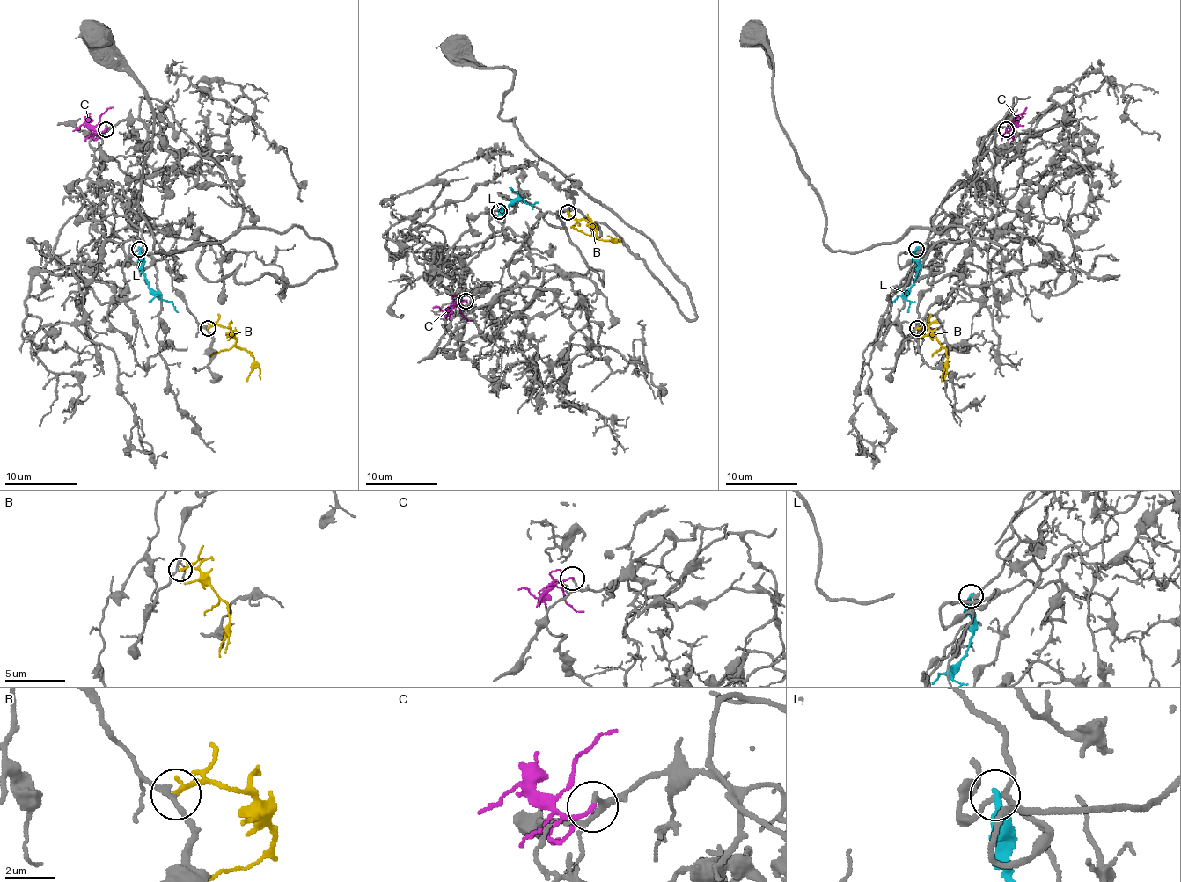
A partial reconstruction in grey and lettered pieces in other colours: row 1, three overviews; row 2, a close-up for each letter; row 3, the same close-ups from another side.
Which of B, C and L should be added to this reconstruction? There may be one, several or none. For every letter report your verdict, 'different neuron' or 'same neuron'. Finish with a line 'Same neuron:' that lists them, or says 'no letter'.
B: same neuron
C: different neuron
L: different neuron
Same neuron: B

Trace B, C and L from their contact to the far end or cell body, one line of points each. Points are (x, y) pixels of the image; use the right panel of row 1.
B: (917, 329), (922, 325), (926, 327), (946, 348), (946, 368), (941, 377), (942, 382)
C: (1006, 129), (1008, 131), (1026, 107)
L: (917, 249), (917, 274), (906, 295), (906, 300), (910, 302), (908, 312)

